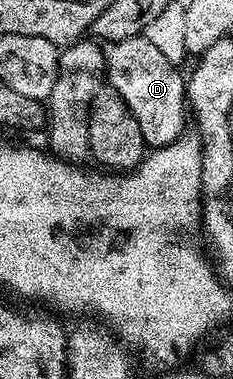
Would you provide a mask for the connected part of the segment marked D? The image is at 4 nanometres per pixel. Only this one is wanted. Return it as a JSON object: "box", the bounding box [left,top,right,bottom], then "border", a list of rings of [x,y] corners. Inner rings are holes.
{"box":[105,34,188,149],"border":[[[145,34],[111,43],[106,53],[105,79],[120,94],[136,122],[140,122],[140,130],[151,149],[168,146],[183,135],[186,116],[188,120],[187,81],[178,71],[179,65],[168,62]]]}

